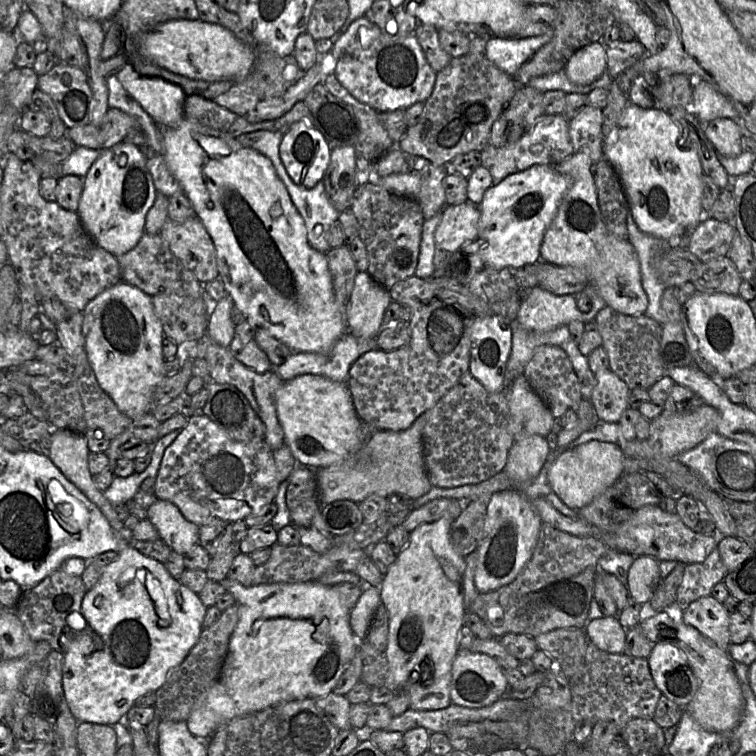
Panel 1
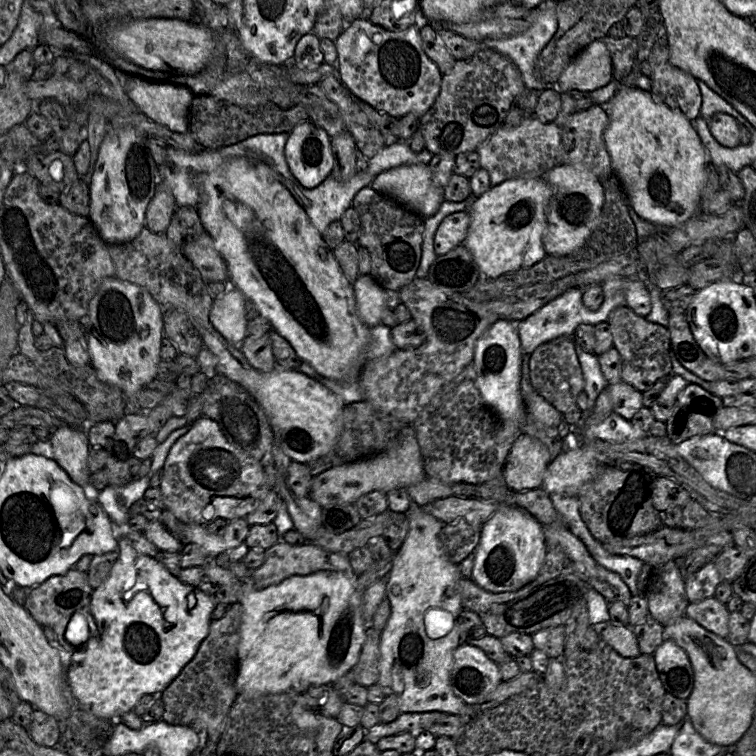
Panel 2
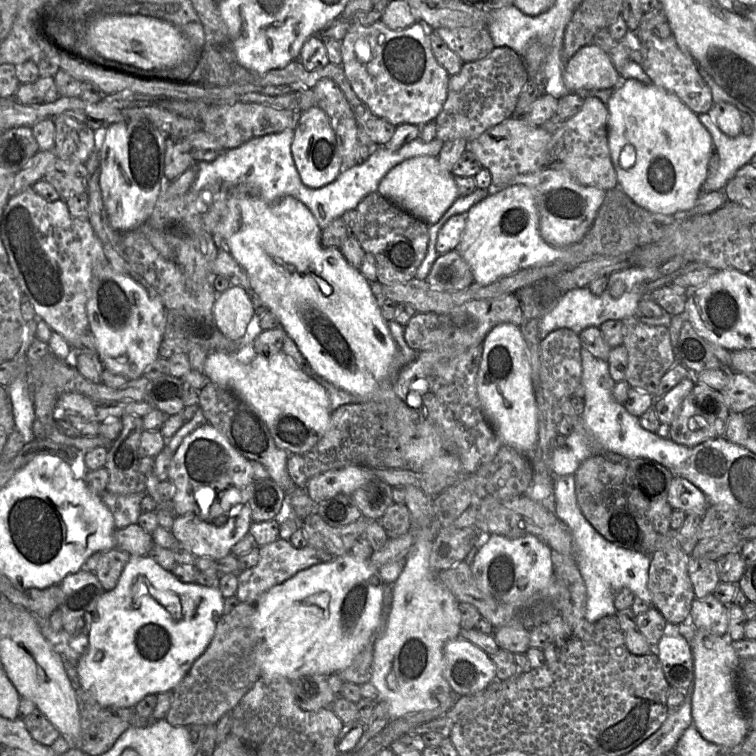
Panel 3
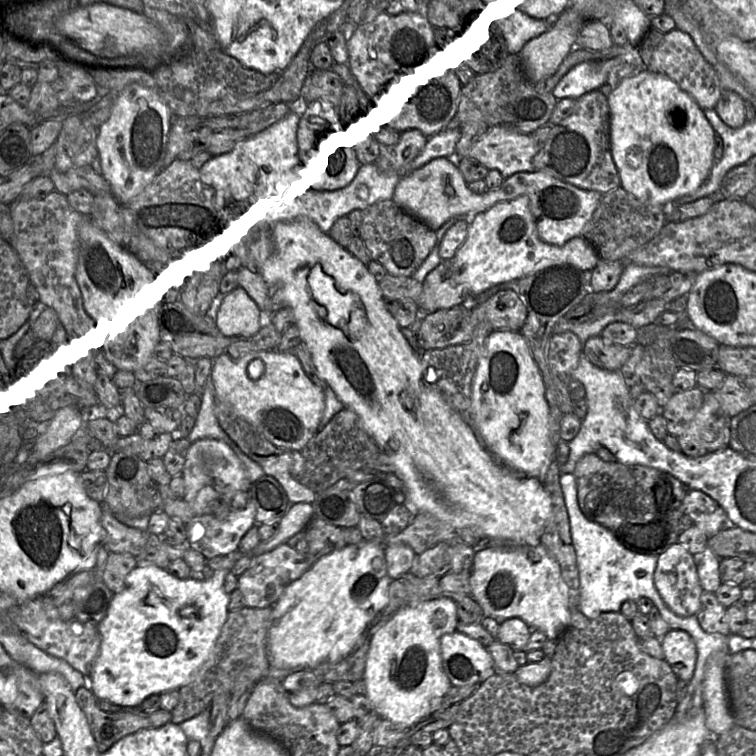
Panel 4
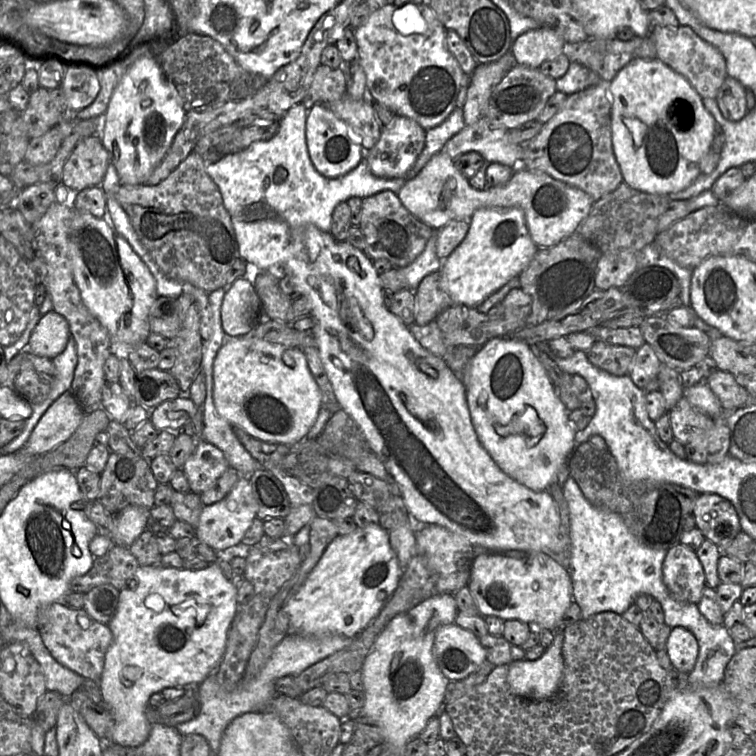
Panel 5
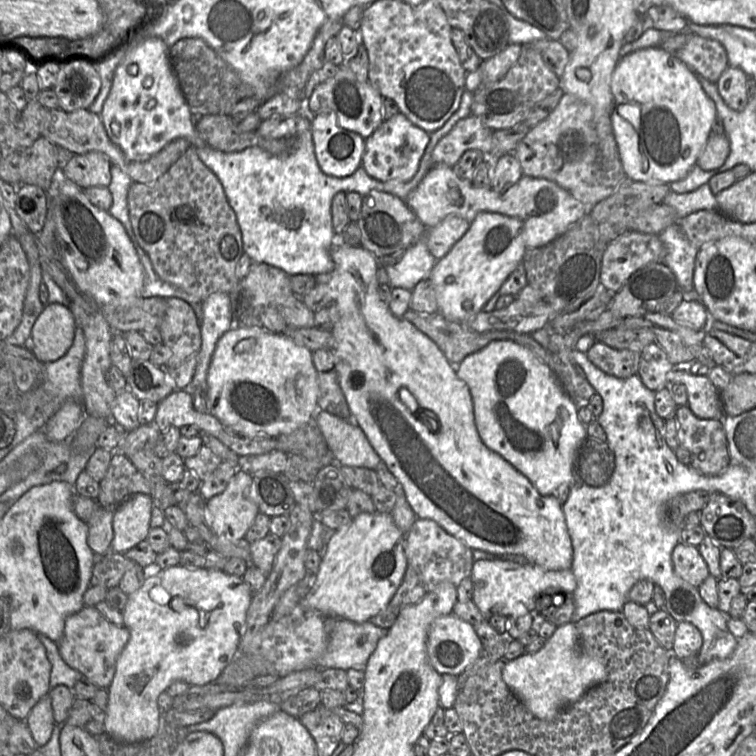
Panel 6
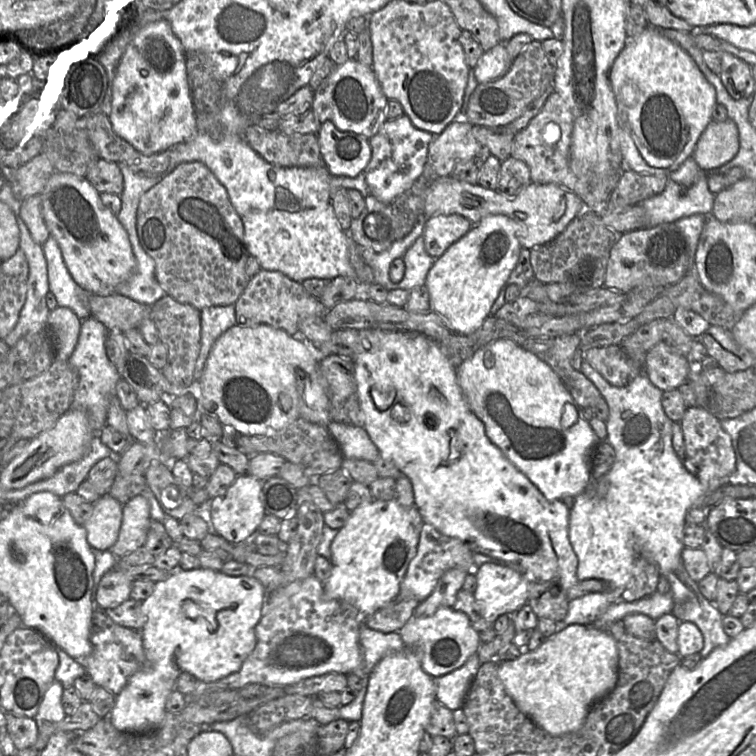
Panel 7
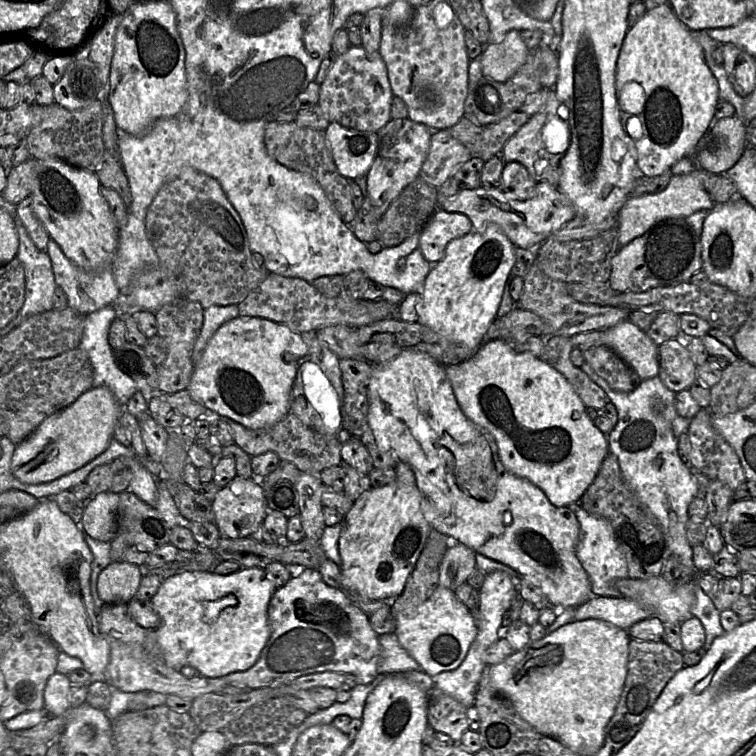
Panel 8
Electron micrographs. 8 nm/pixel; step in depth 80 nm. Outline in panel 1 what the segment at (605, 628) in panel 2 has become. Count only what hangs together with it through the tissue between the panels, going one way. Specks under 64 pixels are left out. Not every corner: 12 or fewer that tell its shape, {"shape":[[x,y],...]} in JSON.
{"shape":[[617,617],[588,621],[587,638],[600,650],[623,654],[627,630]]}

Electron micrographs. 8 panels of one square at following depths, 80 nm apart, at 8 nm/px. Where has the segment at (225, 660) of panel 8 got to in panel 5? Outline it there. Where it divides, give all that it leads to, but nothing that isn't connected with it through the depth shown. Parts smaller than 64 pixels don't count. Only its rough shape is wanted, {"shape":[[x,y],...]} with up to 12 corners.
{"shape":[[138,567],[98,682],[108,743],[143,744],[151,695],[225,651],[237,584]]}

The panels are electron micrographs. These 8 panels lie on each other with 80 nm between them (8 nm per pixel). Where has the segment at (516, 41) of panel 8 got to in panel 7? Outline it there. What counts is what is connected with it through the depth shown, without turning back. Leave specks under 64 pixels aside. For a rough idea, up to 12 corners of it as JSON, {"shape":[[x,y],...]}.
{"shape":[[506,42],[483,52],[474,68],[479,84],[495,81],[512,62]]}

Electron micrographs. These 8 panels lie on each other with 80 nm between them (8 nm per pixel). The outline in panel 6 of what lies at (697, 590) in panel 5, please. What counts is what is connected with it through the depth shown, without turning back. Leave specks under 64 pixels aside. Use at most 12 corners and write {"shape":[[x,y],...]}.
{"shape":[[678,543],[674,571],[698,588],[709,575],[697,547]]}

